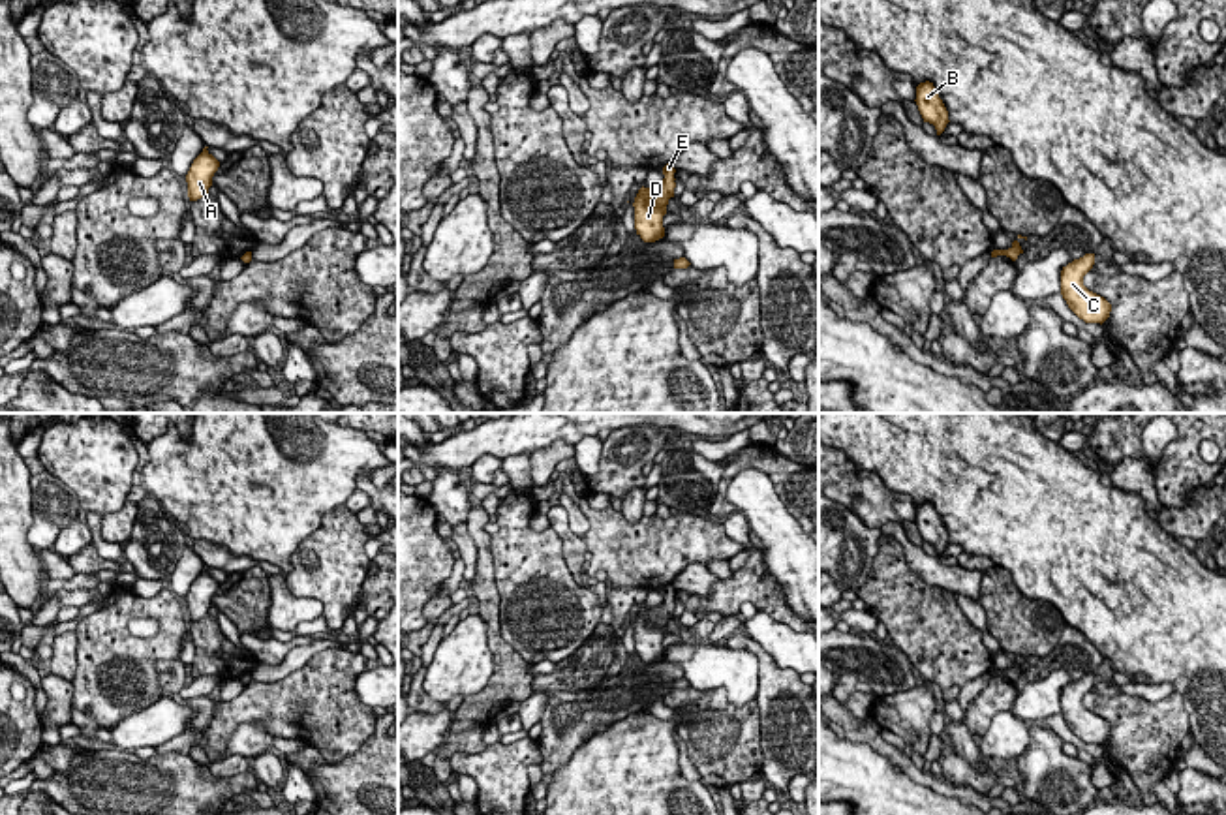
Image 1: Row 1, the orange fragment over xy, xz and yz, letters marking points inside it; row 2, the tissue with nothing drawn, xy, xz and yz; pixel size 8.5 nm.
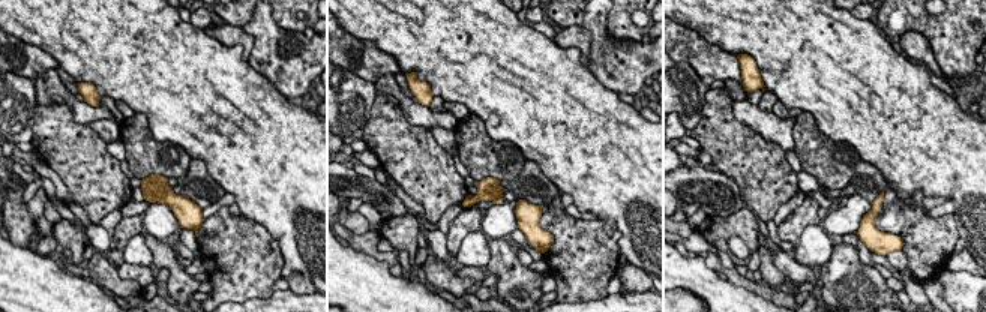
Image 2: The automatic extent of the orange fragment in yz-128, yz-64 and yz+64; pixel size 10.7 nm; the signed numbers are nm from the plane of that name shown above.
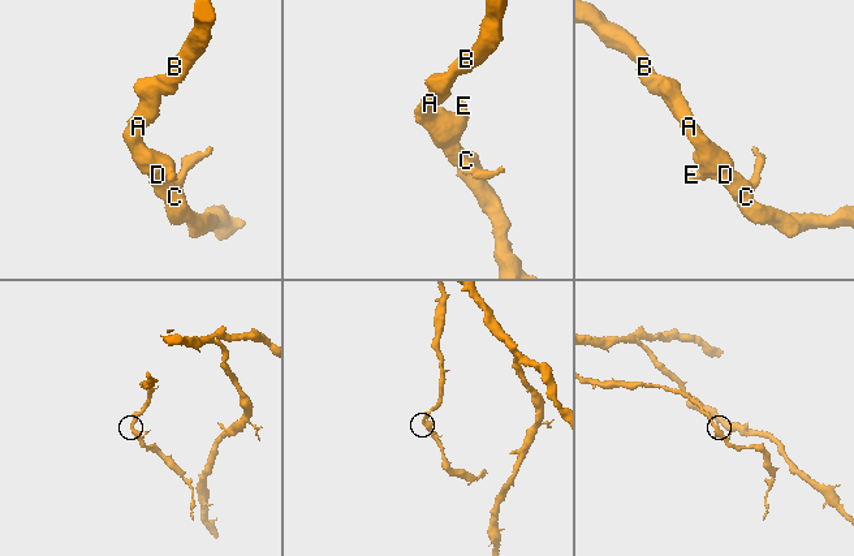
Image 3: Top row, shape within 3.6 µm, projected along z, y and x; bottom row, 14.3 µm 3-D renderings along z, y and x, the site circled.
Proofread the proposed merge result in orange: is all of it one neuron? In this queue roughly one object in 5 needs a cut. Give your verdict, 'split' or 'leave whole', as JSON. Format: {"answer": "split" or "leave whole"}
{"answer": "leave whole"}

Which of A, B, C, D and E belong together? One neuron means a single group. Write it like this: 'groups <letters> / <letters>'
groups A B C D E

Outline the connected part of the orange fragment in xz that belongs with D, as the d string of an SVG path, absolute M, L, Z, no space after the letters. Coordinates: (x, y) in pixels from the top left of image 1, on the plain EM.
M674 586L663 588L663 603L653 608L640 608L635 618L635 650L644 663L655 663L665 657L663 637L667 635L668 620L674 618L676 599Z

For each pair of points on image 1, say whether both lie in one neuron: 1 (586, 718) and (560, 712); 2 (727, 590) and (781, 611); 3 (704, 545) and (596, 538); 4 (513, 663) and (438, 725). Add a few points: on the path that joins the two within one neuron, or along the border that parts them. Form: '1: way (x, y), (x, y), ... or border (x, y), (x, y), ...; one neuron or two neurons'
1: way (581, 714), (566, 714); one neuron
2: way (740, 590), (759, 590), (768, 598); one neuron
3: way (678, 545), (622, 545); one neuron
4: border (451, 714), (453, 720); two neurons

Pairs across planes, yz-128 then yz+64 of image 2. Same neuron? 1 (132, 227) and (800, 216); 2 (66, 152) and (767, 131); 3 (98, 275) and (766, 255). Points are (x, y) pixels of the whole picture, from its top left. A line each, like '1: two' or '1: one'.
1: one
2: two
3: one

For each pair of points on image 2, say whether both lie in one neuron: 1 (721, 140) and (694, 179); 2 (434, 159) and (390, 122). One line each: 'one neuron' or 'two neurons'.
1: two neurons
2: one neuron

